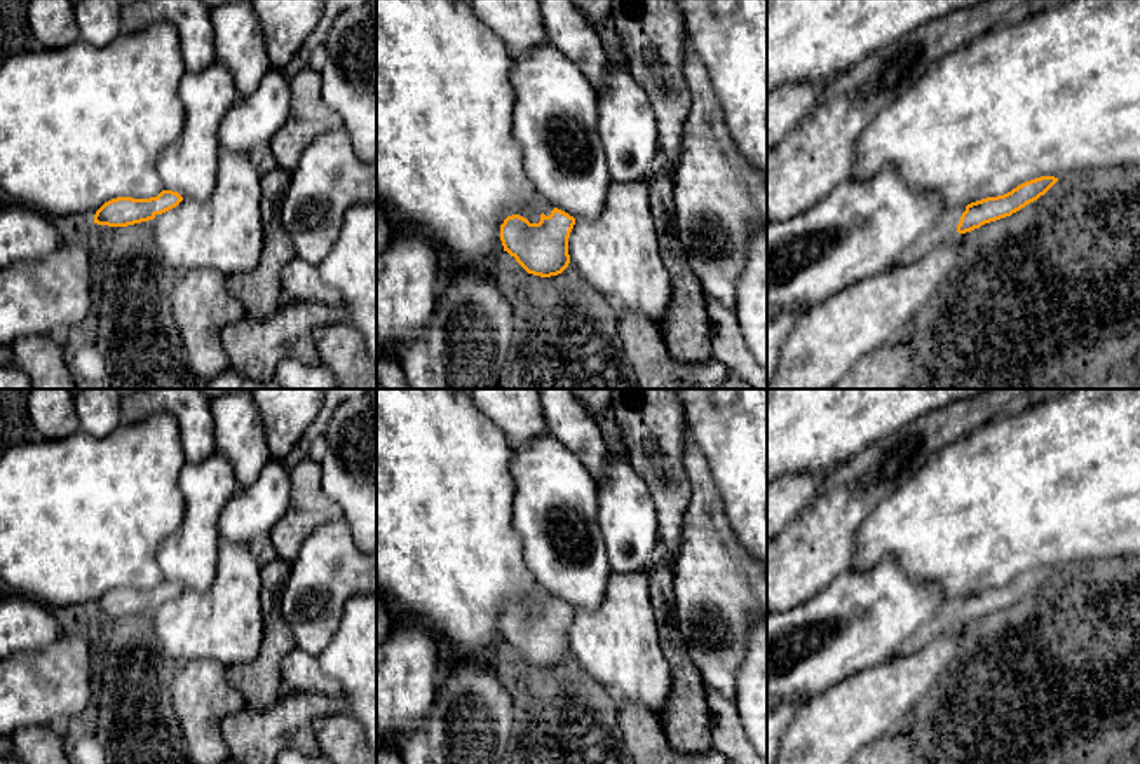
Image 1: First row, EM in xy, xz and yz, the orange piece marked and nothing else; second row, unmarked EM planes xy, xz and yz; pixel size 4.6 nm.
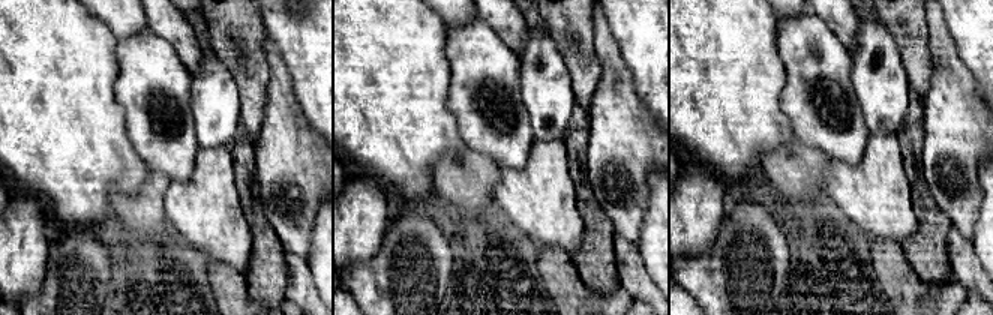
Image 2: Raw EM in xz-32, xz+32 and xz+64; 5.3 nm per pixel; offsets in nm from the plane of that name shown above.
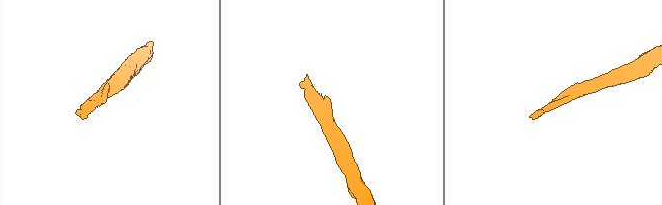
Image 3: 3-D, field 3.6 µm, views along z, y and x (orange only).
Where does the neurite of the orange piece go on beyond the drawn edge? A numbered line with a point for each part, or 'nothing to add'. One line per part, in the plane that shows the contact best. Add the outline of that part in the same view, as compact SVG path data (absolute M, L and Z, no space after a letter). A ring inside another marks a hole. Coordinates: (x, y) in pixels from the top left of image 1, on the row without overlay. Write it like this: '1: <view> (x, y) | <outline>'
1: yz (945, 620) | M966 597L947 600L933 619L926 621L898 651L898 658L912 654L929 644L931 640L936 640L943 635L948 635L952 631L960 630L966 624L957 623L957 616L960 612L962 604L966 602Z

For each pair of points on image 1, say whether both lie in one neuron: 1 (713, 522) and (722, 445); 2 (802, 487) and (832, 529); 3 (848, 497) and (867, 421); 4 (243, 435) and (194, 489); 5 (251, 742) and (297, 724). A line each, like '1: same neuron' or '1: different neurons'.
1: different neurons
2: different neurons
3: different neurons
4: different neurons
5: same neuron

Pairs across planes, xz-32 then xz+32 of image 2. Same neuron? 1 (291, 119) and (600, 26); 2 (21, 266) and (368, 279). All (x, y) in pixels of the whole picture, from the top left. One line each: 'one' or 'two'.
1: one
2: two

